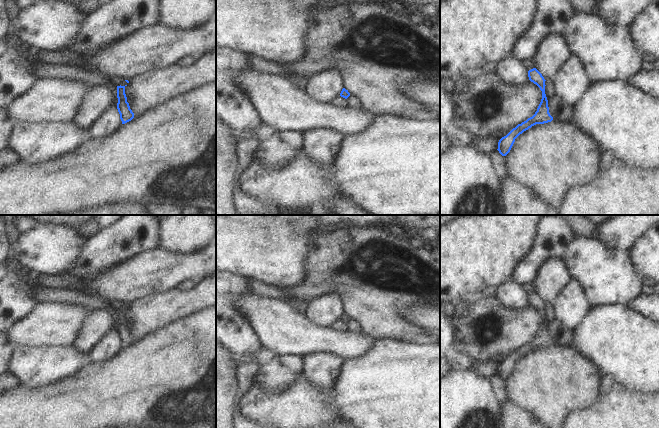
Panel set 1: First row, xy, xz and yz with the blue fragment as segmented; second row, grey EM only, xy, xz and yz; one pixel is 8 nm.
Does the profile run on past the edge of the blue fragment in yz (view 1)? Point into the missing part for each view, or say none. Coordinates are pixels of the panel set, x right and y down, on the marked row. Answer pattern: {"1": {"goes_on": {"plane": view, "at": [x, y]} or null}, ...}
{"1": {"goes_on": null}}

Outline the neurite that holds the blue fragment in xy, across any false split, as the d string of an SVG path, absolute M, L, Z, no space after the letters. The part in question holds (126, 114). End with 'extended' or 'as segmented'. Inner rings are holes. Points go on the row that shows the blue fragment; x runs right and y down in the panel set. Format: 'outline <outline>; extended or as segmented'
outline M117 86L117 98L117 109L120 114L120 119L122 124L125 124L134 118L134 113L130 109L129 103L127 102L125 86Z; as segmented

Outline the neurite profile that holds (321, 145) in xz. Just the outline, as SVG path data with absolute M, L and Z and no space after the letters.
M317 128L303 133L304 153L319 169L329 173L335 168L344 135L329 128Z

